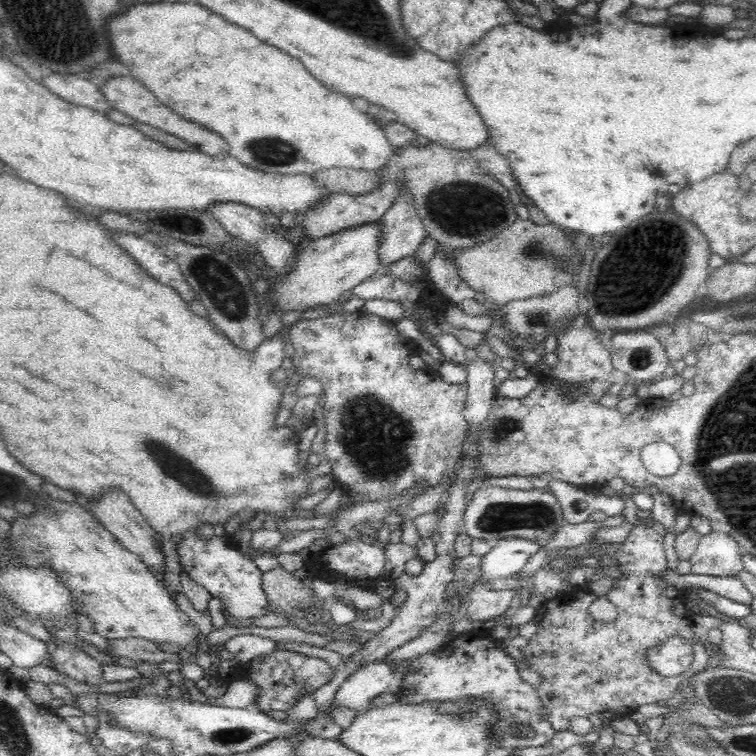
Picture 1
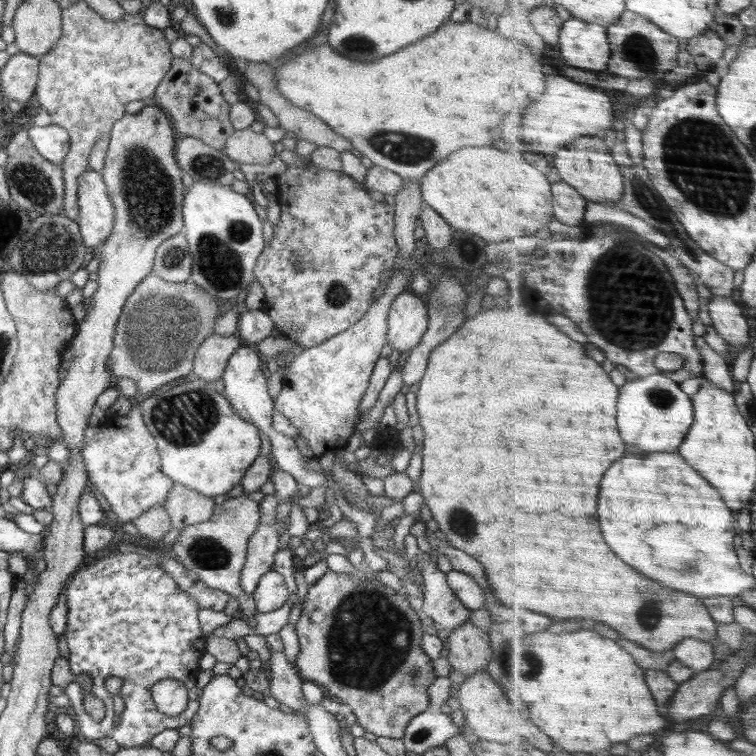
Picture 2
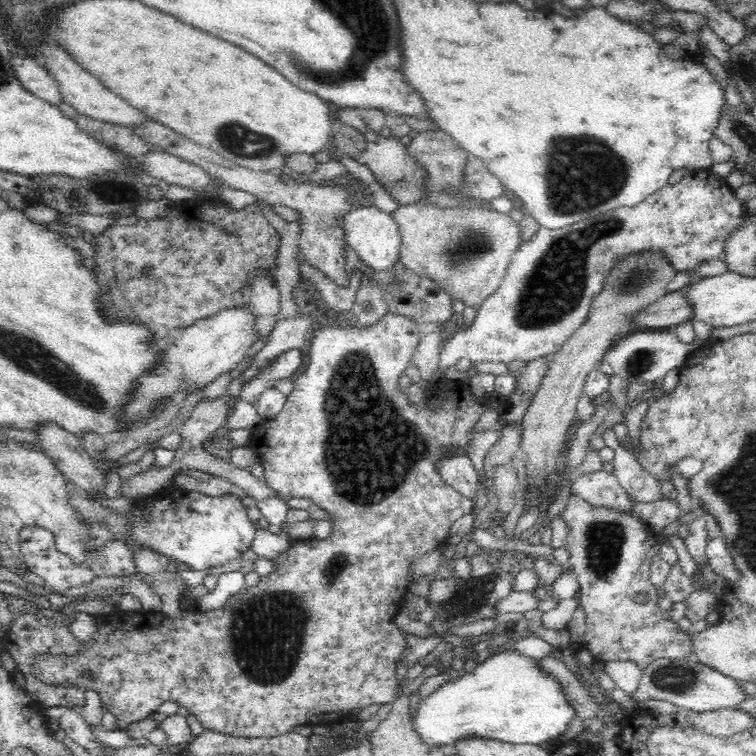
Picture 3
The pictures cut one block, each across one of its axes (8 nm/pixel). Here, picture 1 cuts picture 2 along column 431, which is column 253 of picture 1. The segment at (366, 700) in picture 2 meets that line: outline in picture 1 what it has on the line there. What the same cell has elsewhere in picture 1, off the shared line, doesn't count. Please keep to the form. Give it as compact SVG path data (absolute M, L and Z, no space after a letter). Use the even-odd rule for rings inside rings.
M276 649L270 654L262 655L253 661L249 661L248 664L248 668L245 670L242 666L239 666L233 680L229 682L241 679L242 681L256 685L256 687L258 687L258 711L273 715L279 715L284 711L290 711L305 695L312 695L321 686L330 683L335 675L335 672L330 667L330 664L327 661L324 661L324 659L306 656L304 654L286 649Z

